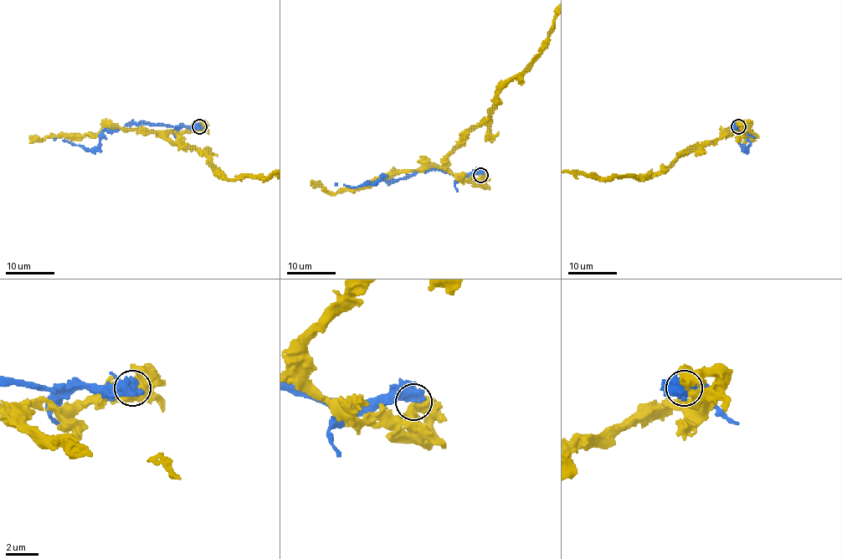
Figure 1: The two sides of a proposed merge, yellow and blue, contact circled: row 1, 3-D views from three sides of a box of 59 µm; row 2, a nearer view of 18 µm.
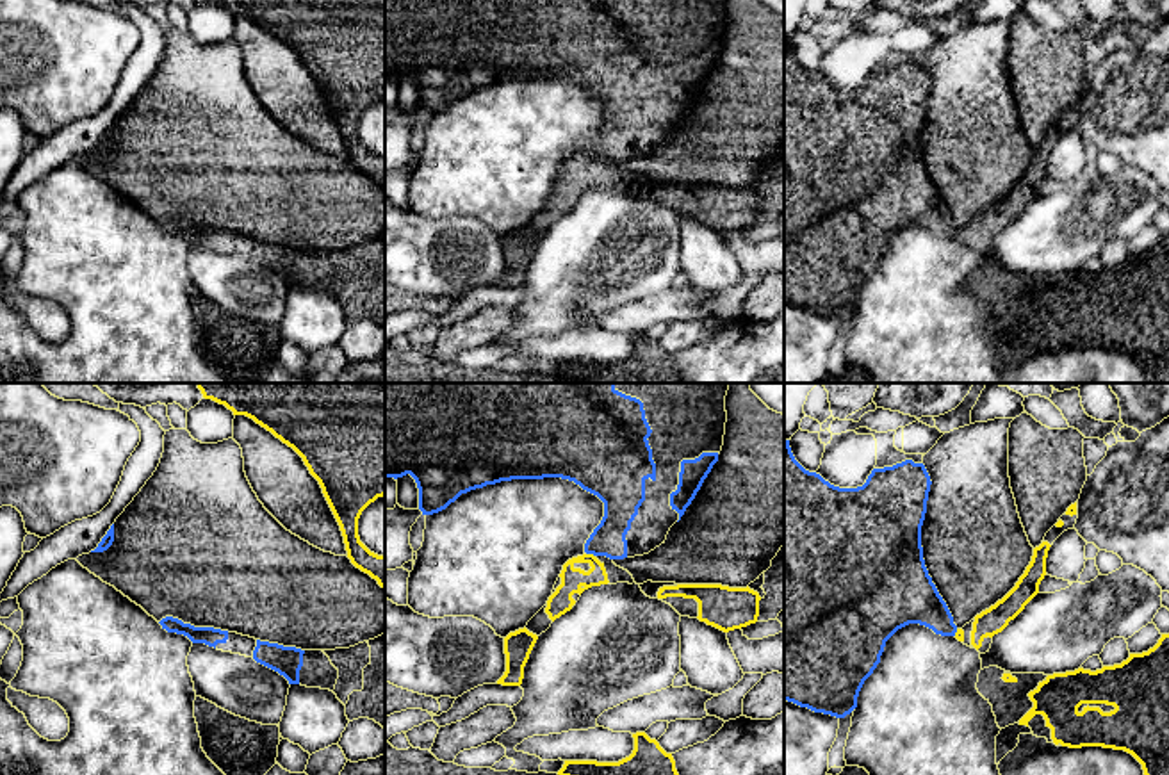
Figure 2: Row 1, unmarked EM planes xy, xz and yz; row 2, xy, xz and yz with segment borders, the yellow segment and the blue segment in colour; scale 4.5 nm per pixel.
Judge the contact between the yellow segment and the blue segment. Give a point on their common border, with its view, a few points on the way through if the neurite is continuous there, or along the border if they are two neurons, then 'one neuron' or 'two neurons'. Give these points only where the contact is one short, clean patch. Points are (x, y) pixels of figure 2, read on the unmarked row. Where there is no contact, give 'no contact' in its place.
contact xz (590, 155); border xz (587, 154), (594, 157); two neurons

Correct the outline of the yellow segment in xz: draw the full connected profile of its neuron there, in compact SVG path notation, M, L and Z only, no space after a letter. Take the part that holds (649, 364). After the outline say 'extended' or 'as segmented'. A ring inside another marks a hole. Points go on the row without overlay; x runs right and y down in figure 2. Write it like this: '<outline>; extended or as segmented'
M645 333L633 335L634 351L618 363L565 362L561 378L583 383L683 383L672 355Z; as segmented

